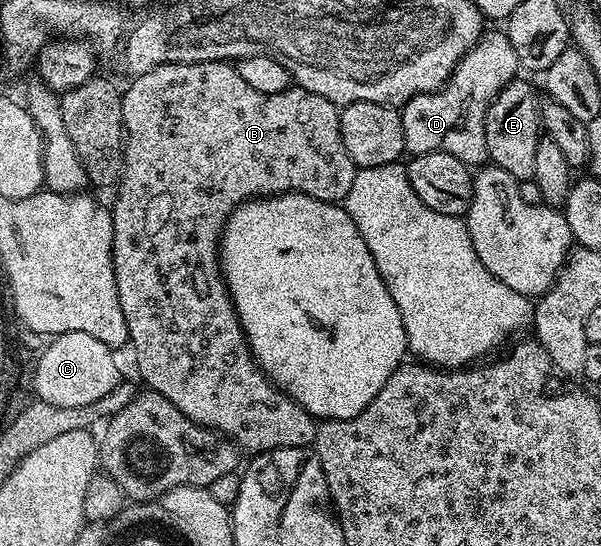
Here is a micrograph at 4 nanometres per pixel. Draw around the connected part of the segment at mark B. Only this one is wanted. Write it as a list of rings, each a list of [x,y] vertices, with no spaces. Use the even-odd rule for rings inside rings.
[[[227,61],[217,63],[162,63],[160,67],[149,67],[138,72],[139,75],[123,96],[123,171],[119,174],[115,207],[110,208],[113,221],[113,245],[111,256],[117,277],[117,297],[121,301],[121,313],[125,313],[125,325],[129,336],[130,350],[135,350],[135,359],[139,362],[139,375],[147,382],[146,386],[159,395],[163,395],[185,417],[194,423],[200,423],[211,431],[232,440],[236,447],[244,452],[258,453],[272,451],[282,447],[310,448],[315,441],[317,421],[301,405],[280,391],[259,369],[258,363],[251,355],[251,347],[227,291],[227,283],[223,280],[223,270],[219,268],[219,240],[227,217],[232,215],[236,207],[248,199],[258,199],[269,195],[283,195],[286,191],[305,193],[309,197],[317,197],[321,201],[339,203],[346,200],[353,177],[356,173],[355,162],[345,149],[345,141],[341,137],[339,124],[340,108],[317,93],[309,93],[301,86],[292,85],[281,93],[257,93],[241,77],[238,66]]]

